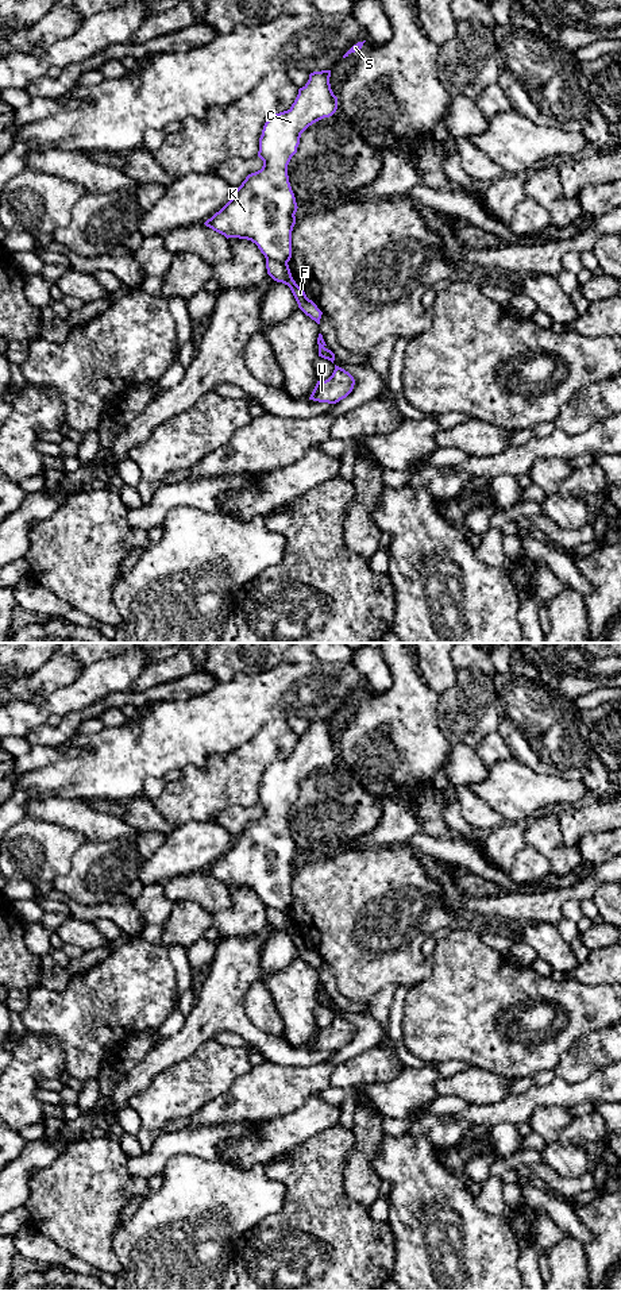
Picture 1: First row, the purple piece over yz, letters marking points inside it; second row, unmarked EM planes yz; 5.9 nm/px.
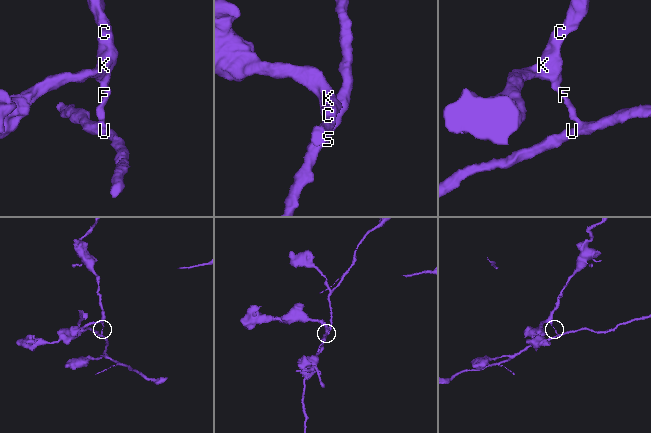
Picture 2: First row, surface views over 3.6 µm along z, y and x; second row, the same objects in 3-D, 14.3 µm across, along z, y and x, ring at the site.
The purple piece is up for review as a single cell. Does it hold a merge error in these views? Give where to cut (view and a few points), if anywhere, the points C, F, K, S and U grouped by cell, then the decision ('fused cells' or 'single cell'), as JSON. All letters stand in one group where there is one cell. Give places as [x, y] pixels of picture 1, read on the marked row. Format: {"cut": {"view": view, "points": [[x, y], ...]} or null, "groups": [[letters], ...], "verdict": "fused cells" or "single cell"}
{"cut": {"view": "yz", "points": [[266, 258], [286, 264]]}, "groups": [["C", "K", "S"], ["F", "U"]], "verdict": "fused cells"}

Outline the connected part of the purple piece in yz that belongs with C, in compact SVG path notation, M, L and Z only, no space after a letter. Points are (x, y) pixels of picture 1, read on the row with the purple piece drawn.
M331 70L310 73L292 107L265 123L258 151L263 161L262 169L246 177L235 196L204 223L207 227L227 239L251 240L266 259L282 263L290 261L298 207L288 165L297 153L301 134L338 109L329 77Z

